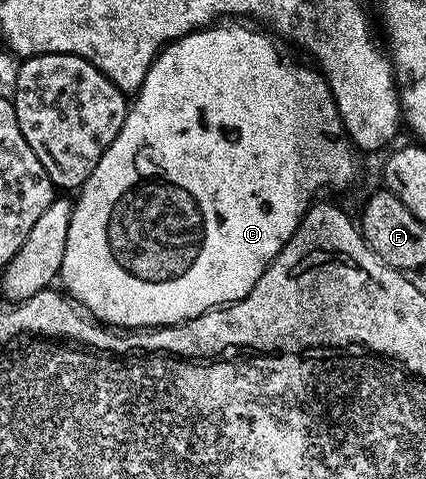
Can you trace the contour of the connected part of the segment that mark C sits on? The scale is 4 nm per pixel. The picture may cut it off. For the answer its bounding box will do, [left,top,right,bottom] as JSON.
[59,20,357,331]

